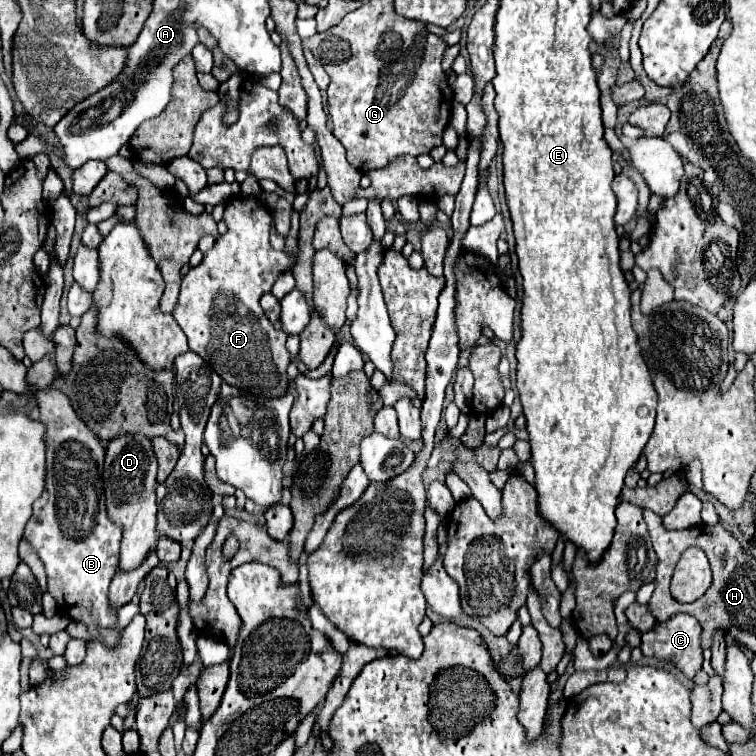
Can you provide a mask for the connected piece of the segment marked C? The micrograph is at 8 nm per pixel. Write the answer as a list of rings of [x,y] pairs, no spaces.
[[[677,614],[673,620],[659,622],[657,630],[641,636],[641,650],[647,658],[661,658],[673,662],[689,678],[693,678],[703,664],[701,624],[691,614]]]

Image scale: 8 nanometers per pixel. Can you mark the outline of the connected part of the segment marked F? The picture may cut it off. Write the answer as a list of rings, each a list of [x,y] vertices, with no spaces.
[[[231,200],[225,208],[223,220],[227,222],[227,234],[217,238],[213,250],[203,258],[203,262],[197,268],[191,268],[187,276],[183,276],[179,304],[177,312],[173,312],[173,318],[185,332],[189,350],[197,352],[227,384],[255,396],[281,398],[285,396],[289,384],[287,366],[291,354],[285,348],[285,332],[269,322],[263,308],[259,306],[259,298],[263,296],[263,292],[269,292],[273,288],[279,274],[291,270],[297,264],[297,254],[273,250],[273,246],[269,244],[271,214],[259,200]]]

